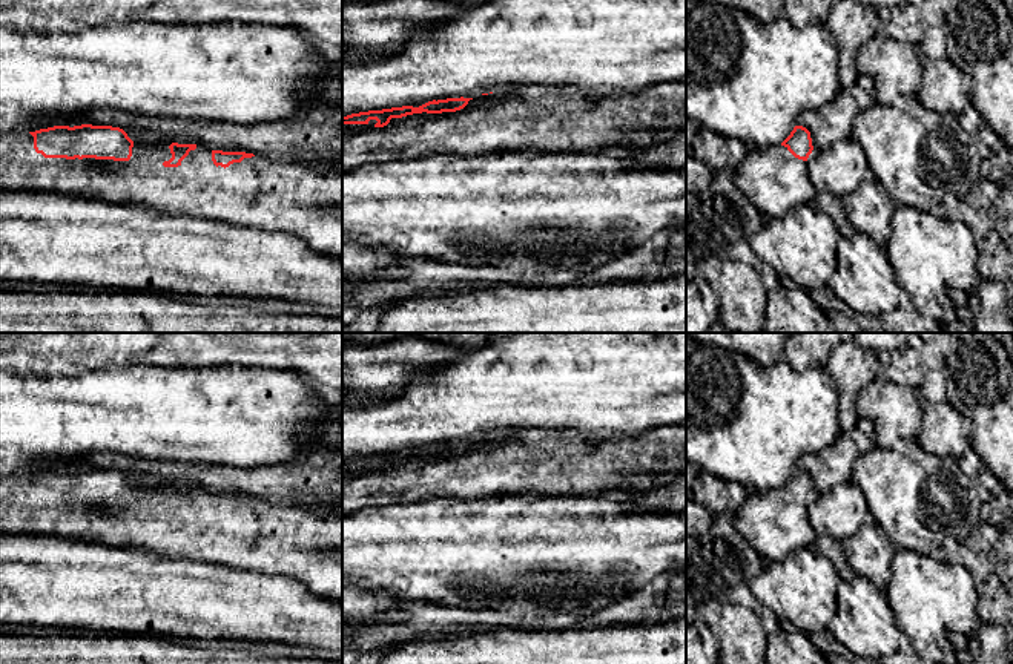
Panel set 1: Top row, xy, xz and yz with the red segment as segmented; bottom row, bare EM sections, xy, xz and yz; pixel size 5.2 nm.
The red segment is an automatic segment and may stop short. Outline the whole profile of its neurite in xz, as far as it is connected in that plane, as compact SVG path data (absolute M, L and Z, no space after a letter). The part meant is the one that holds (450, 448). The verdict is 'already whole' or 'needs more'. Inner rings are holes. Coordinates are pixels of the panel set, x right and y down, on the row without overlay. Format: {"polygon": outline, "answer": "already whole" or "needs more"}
{"polygon": "M447 442L447 443L433 443L428 445L419 451L413 449L402 449L402 451L391 451L391 452L382 452L382 454L368 454L368 455L359 455L351 457L347 460L342 460L342 472L345 474L359 474L362 471L375 469L375 471L384 471L390 466L391 462L402 462L413 457L442 457L442 455L456 455L464 452L468 445L473 442Z", "answer": "needs more"}

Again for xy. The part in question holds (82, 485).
{"polygon": "M54 469L0 478L0 532L140 547L166 557L287 575L319 597L342 601L342 517L307 506L196 488L140 488L112 469Z", "answer": "needs more"}

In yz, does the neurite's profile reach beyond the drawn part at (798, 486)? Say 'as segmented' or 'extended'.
extended

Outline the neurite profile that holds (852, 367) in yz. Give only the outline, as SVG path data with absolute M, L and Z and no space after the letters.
M852 339L833 347L826 370L840 393L840 431L850 432L860 419L856 397L866 385L881 376L881 362L875 351Z

